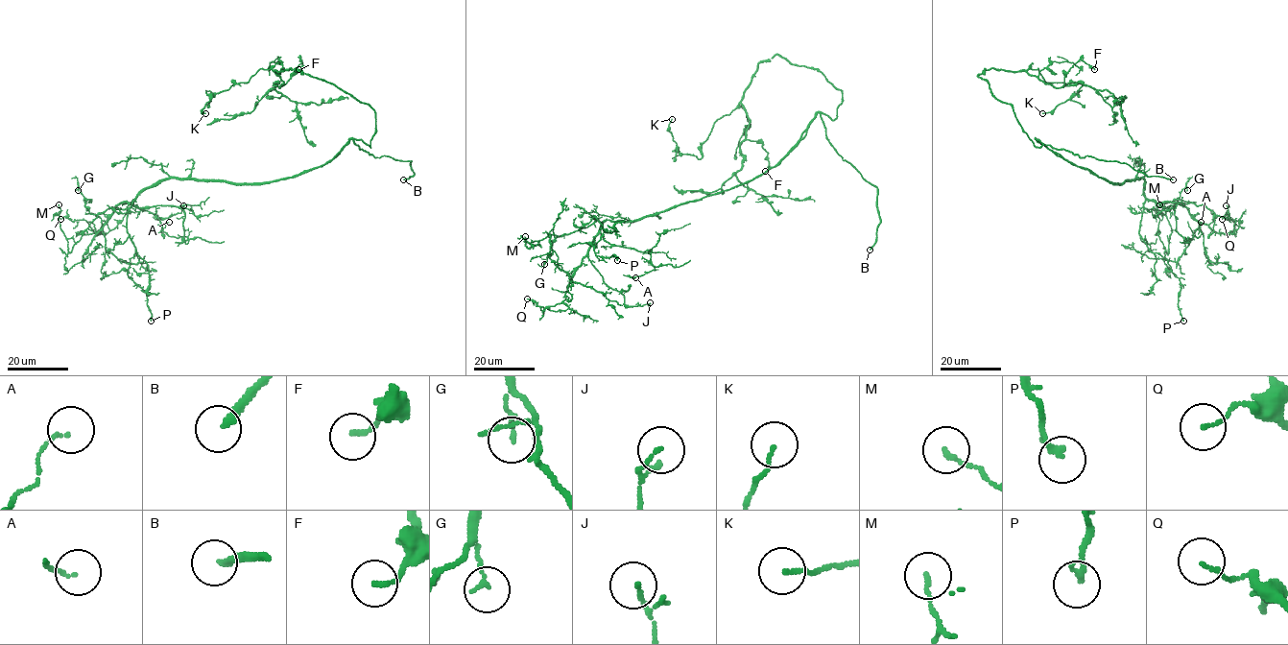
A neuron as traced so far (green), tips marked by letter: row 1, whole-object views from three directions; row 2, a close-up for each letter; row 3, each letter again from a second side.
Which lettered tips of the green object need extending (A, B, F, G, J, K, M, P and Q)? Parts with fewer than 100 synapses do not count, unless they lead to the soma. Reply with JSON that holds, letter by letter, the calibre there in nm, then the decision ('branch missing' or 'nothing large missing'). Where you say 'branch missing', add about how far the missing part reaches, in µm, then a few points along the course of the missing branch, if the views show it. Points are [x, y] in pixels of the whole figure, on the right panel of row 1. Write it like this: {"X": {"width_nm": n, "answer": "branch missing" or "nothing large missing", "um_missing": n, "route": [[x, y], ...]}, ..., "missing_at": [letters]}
{"A": {"width_nm": 90, "answer": "nothing large missing"}, "B": {"width_nm": 220, "answer": "branch missing", "um_missing": 80, "route": [[1173, 179], [1193, 182], [1229, 208], [1240, 205], [1255, 185], [1257, 168], [1254, 151], [1241, 132]]}, "F": {"width_nm": 150, "answer": "nothing large missing"}, "G": {"width_nm": 130, "answer": "nothing large missing"}, "J": {"width_nm": 100, "answer": "nothing large missing"}, "K": {"width_nm": 130, "answer": "nothing large missing"}, "M": {"width_nm": 120, "answer": "nothing large missing"}, "P": {"width_nm": 200, "answer": "nothing large missing"}, "Q": {"width_nm": 110, "answer": "nothing large missing"}, "missing_at": ["B"]}

